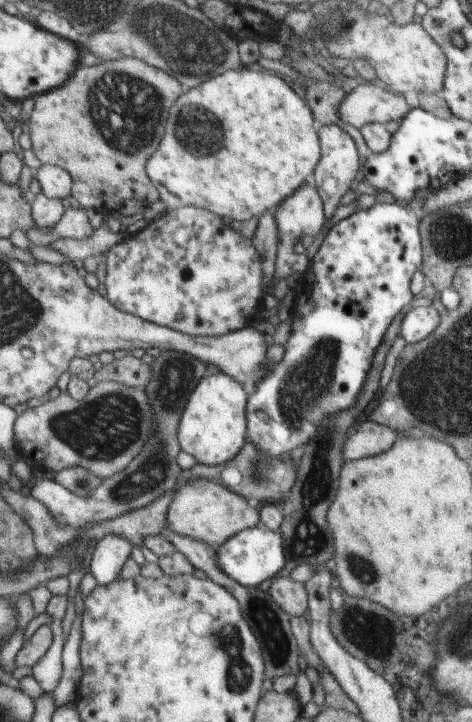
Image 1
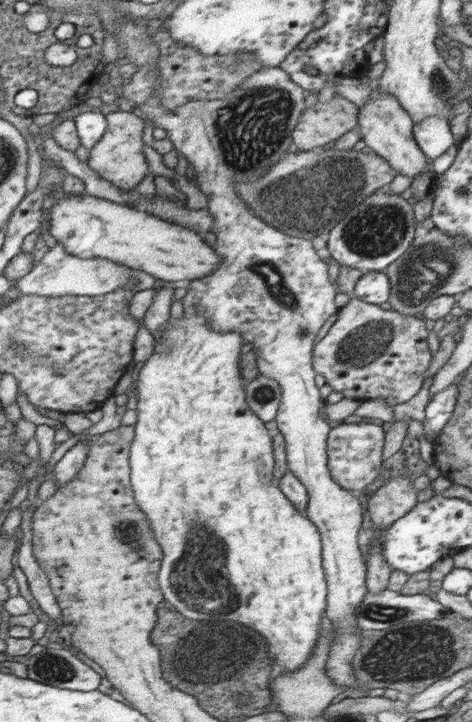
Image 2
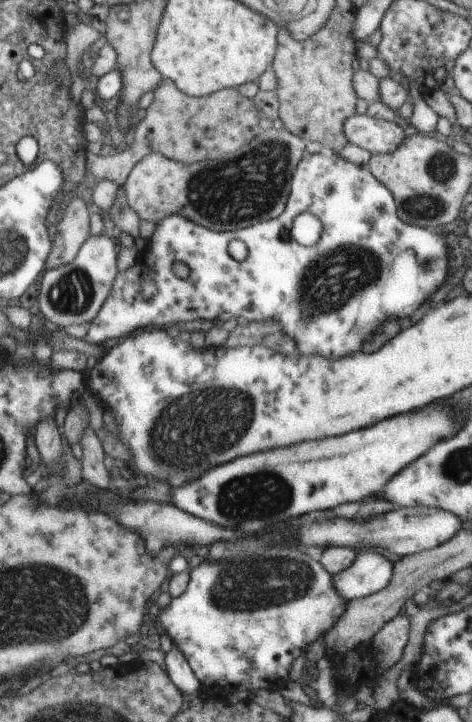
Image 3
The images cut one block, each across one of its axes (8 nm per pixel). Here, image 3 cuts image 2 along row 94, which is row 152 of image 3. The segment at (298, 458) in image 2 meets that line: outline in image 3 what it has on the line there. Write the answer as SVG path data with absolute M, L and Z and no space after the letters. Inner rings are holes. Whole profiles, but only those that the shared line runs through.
M285 128L264 129L238 150L214 160L186 164L154 151L144 155L128 174L123 185L125 197L140 220L146 222L157 223L161 217L182 215L194 224L213 231L240 231L259 222L278 218L282 214L291 191L294 171L306 153L304 139Z

